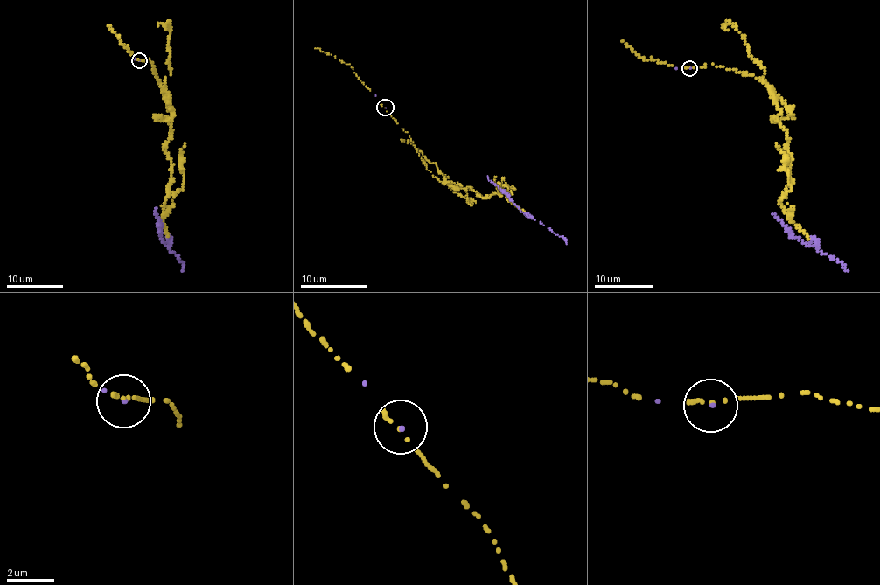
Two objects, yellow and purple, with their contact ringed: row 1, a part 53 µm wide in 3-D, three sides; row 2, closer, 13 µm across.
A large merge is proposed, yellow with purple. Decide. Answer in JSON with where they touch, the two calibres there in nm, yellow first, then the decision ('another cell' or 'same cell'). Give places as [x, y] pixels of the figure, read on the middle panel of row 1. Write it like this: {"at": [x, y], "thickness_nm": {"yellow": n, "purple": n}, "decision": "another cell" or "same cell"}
{"at": [385, 107], "thickness_nm": {"yellow": 80, "purple": 100}, "decision": "another cell"}

